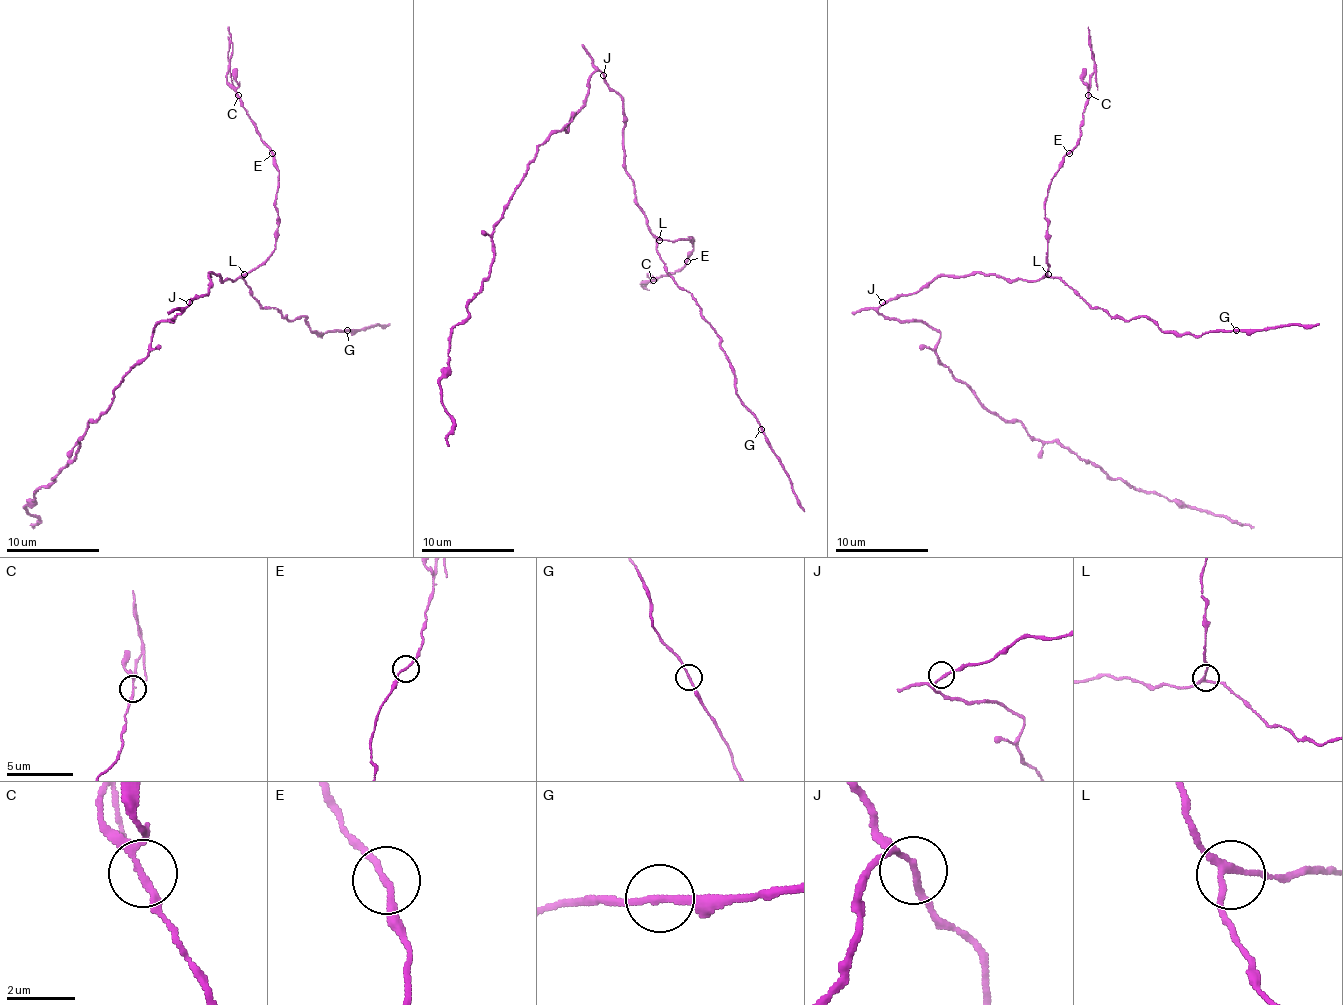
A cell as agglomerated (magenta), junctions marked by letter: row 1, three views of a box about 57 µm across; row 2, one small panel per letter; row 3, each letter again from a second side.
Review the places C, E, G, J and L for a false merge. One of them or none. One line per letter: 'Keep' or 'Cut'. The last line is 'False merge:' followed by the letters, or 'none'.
C: Cut
E: Keep
G: Keep
J: Keep
L: Keep
False merge: C

